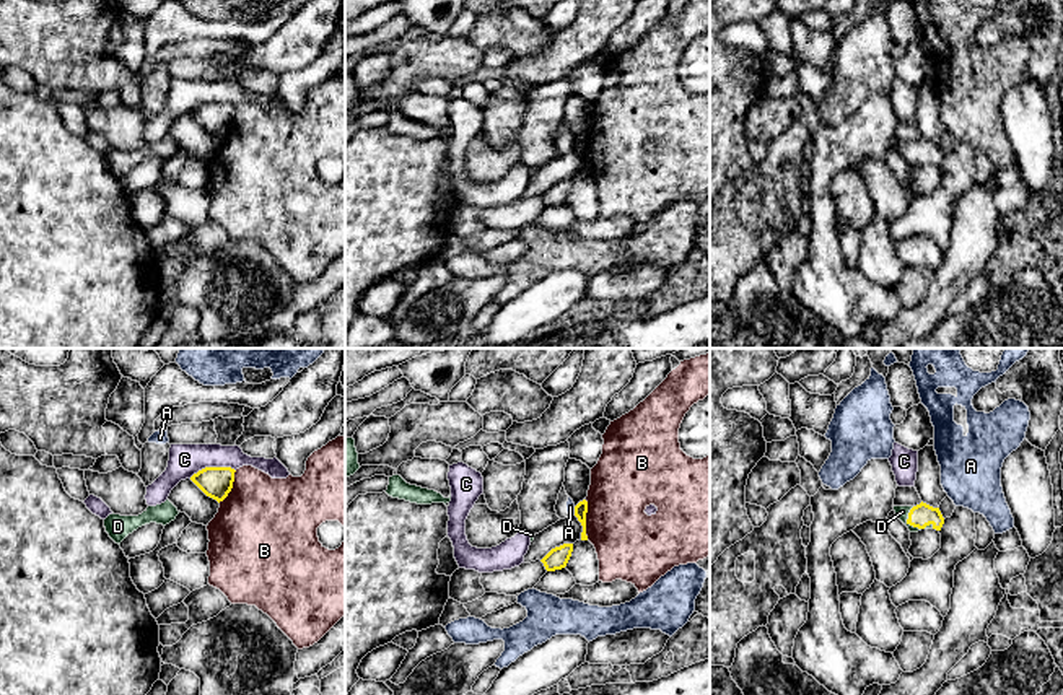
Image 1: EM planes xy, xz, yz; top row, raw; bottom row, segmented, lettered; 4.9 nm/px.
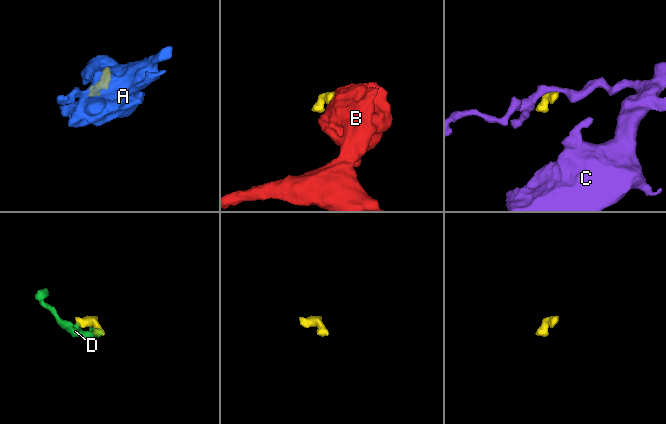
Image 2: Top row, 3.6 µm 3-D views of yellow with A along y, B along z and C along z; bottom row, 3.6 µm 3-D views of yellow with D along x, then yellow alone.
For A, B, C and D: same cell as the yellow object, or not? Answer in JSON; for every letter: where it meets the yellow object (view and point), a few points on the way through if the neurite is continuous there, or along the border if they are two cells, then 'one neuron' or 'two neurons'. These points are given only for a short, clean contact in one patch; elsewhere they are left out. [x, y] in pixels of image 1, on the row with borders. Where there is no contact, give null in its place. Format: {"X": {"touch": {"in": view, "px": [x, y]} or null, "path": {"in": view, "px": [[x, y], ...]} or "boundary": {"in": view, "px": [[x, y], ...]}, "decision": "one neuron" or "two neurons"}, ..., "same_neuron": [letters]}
{"A": {"touch": {"in": "xz", "px": [575, 510]}, "boundary": {"in": "xz", "px": [[573, 507], [575, 513]]}, "decision": "two neurons"}, "B": {"touch": {"in": "xz", "px": [585, 520]}, "boundary": {"in": "xz", "px": [[585, 500], [588, 539]]}, "decision": "two neurons"}, "C": {"touch": {"in": "xy", "px": [212, 467]}, "boundary": {"in": "xy", "px": [[235, 469], [202, 467], [189, 477]]}, "decision": "two neurons"}, "D": {"touch": {"in": "yz", "px": [907, 521]}, "path": {"in": "yz", "px": [[922, 515], [907, 521], [902, 511]]}, "decision": "one neuron"}, "same_neuron": ["D"]}

